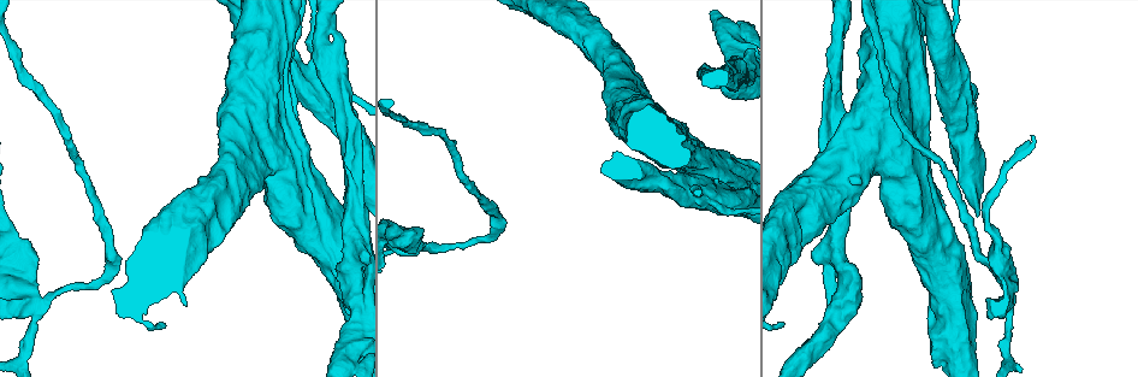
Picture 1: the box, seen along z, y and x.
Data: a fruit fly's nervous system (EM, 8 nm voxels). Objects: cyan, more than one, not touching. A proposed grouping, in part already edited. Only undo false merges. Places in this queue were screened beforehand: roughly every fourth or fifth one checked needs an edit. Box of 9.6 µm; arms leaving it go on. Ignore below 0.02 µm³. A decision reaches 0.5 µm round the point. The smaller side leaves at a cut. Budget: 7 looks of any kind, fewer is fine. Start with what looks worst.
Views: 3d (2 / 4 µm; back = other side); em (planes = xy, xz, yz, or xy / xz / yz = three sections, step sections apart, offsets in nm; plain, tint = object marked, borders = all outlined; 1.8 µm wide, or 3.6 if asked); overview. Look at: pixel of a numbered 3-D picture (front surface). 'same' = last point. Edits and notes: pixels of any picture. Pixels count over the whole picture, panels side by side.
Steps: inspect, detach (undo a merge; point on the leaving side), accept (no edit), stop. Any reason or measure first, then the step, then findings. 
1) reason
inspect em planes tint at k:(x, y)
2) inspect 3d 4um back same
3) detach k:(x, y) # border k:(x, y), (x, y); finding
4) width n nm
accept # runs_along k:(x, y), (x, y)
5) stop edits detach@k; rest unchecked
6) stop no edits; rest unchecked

calibre changes
inspect 3d 4um at 1:(967, 97)

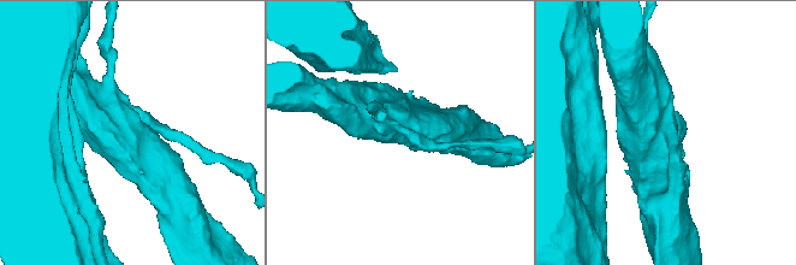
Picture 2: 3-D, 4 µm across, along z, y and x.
arms 3
inspect em 3.6um planes tint at 2:(411, 137)

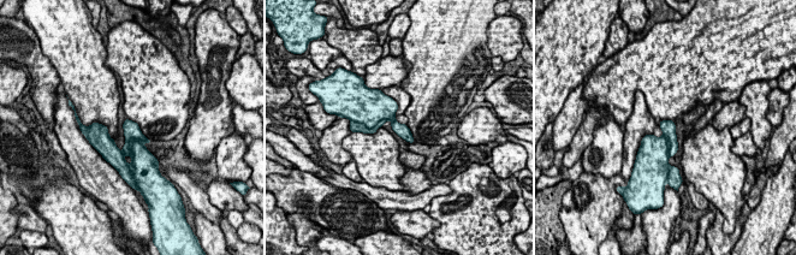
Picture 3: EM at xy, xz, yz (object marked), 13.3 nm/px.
detach 3:(653, 153) # two neurons meet here

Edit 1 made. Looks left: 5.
see it whole again
inspect overview

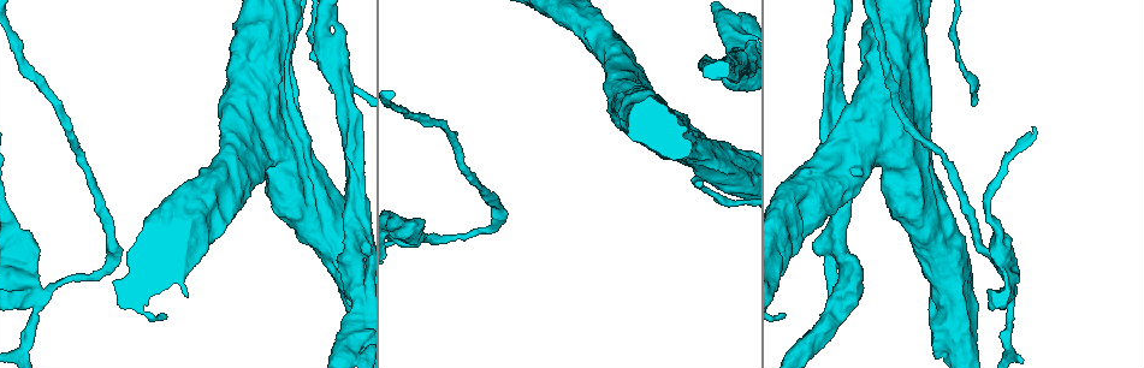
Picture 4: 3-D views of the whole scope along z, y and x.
sudden change in width
inspect 3d 4um at 4:(354, 343)

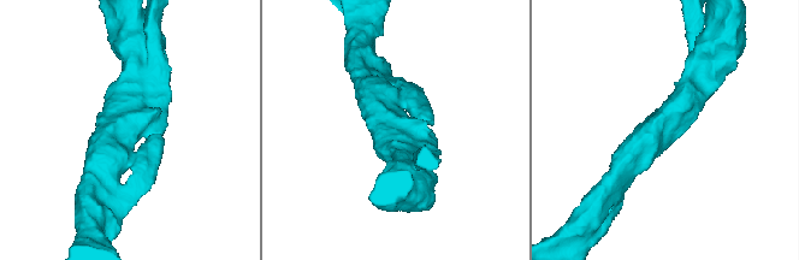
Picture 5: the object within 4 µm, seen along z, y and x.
inspect em planes borders at 5:(661, 133)

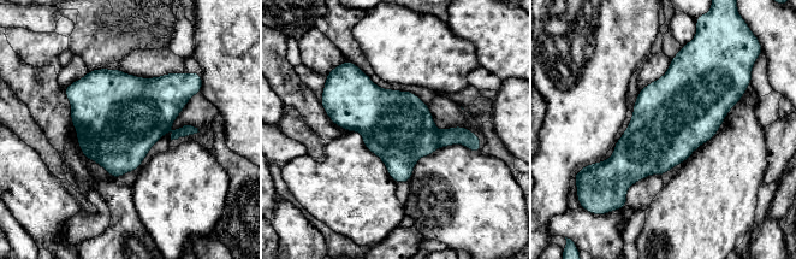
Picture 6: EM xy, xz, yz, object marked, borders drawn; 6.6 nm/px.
accept # one neuron here

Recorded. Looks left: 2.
inspect em planes tint at 4:(342, 65)

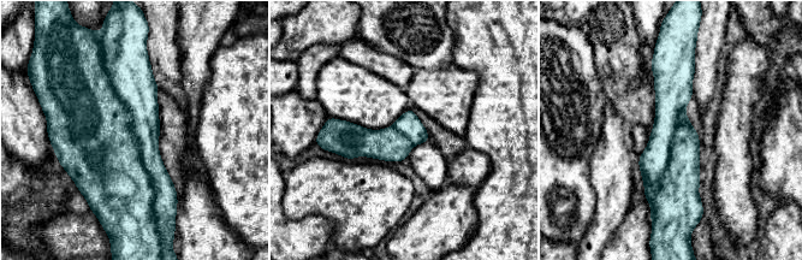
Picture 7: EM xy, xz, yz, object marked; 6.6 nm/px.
accept # runs_along 7:(332, 129), (348, 140), (426, 139); one neuron here

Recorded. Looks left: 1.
stop edits detach@3; rest unchecked

